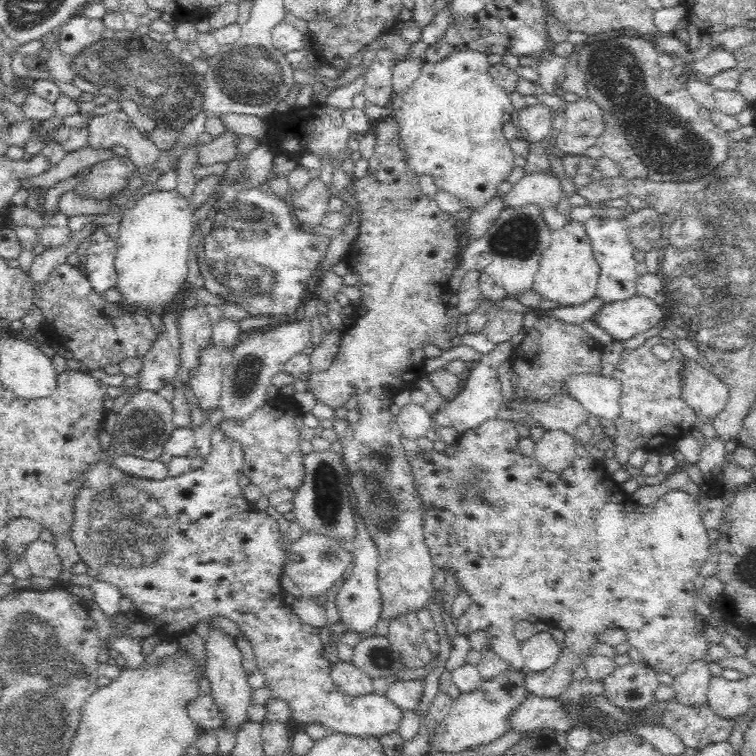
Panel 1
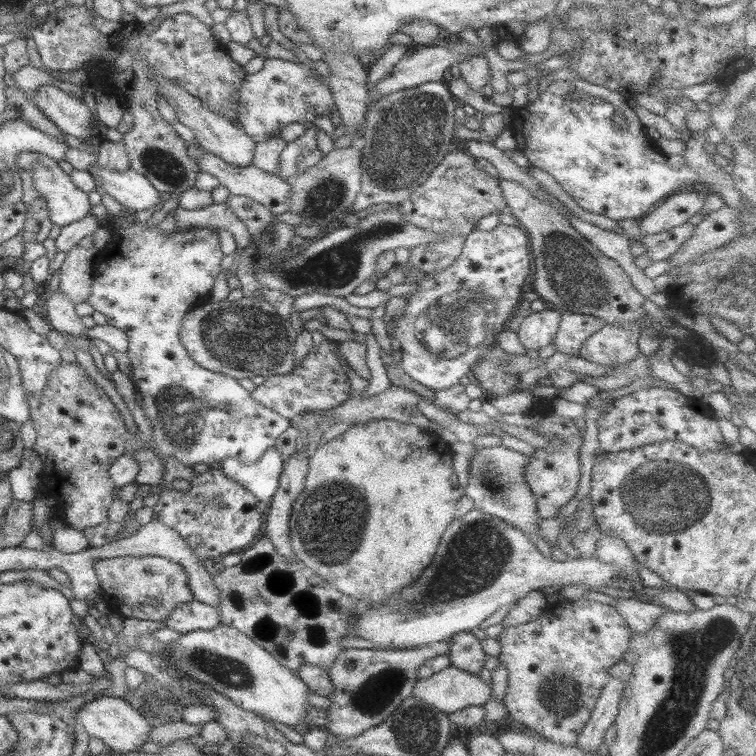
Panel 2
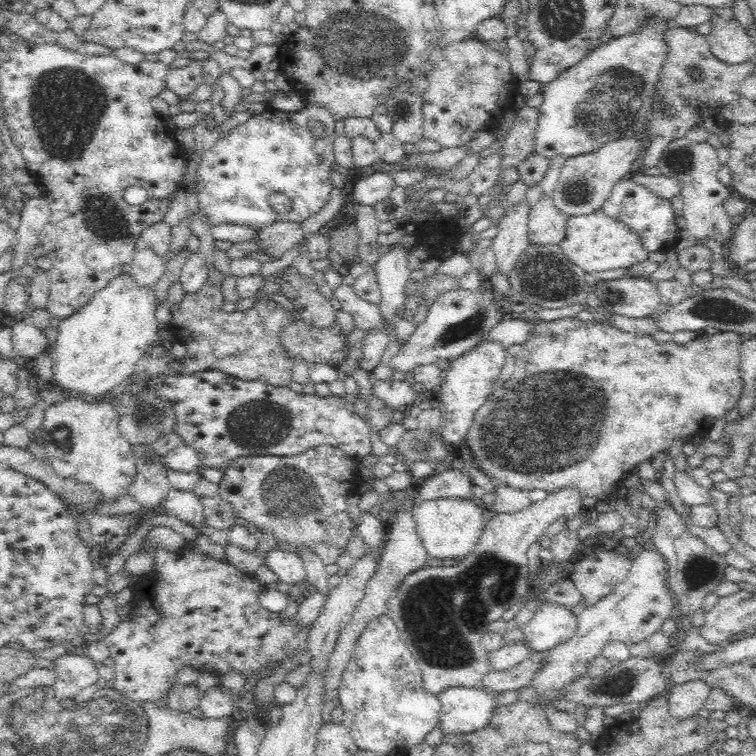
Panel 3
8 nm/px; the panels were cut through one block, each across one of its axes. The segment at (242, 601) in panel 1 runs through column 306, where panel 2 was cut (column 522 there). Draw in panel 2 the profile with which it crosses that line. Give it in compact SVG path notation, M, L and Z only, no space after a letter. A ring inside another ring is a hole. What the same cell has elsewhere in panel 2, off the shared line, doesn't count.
M584 599L577 603L565 600L560 605L548 606L538 620L504 629L497 637L501 651L498 658L509 674L503 700L509 716L552 742L576 745L595 709L596 699L611 679L608 668L622 662L622 655L629 651L631 634L628 623L614 606Z

